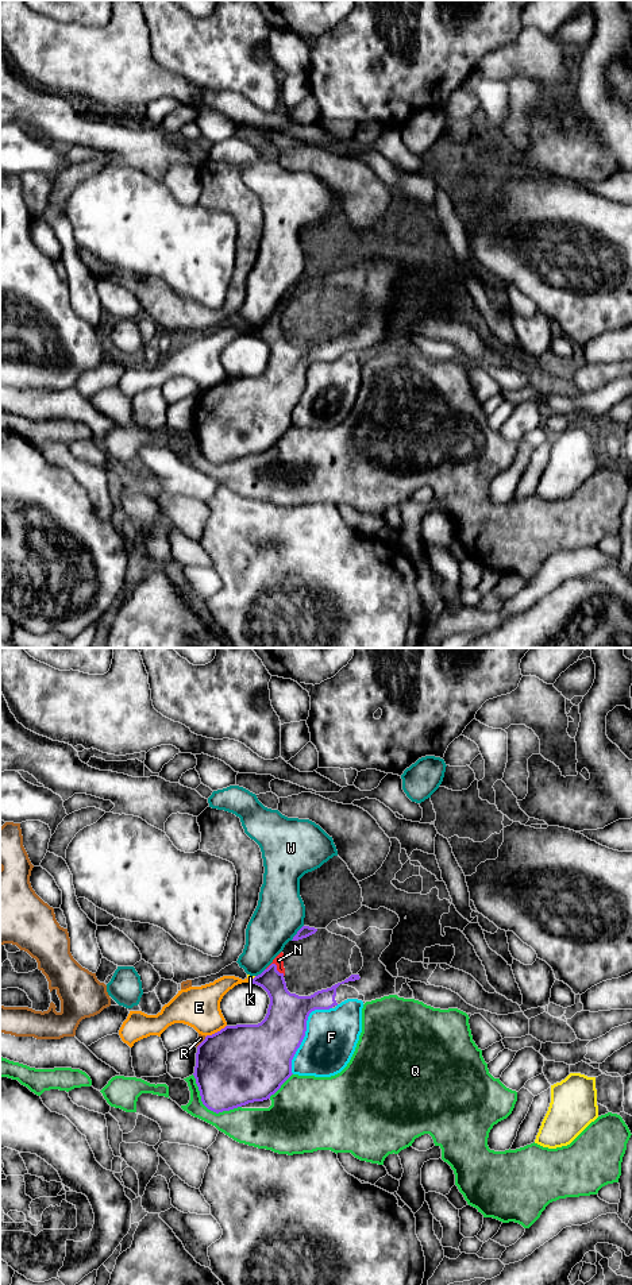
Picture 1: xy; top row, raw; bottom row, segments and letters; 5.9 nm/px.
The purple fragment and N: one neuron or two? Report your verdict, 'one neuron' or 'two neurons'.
one neuron

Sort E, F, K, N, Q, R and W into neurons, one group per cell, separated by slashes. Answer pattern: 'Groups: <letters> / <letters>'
Groups: E / F / K / N / Q / R / W

